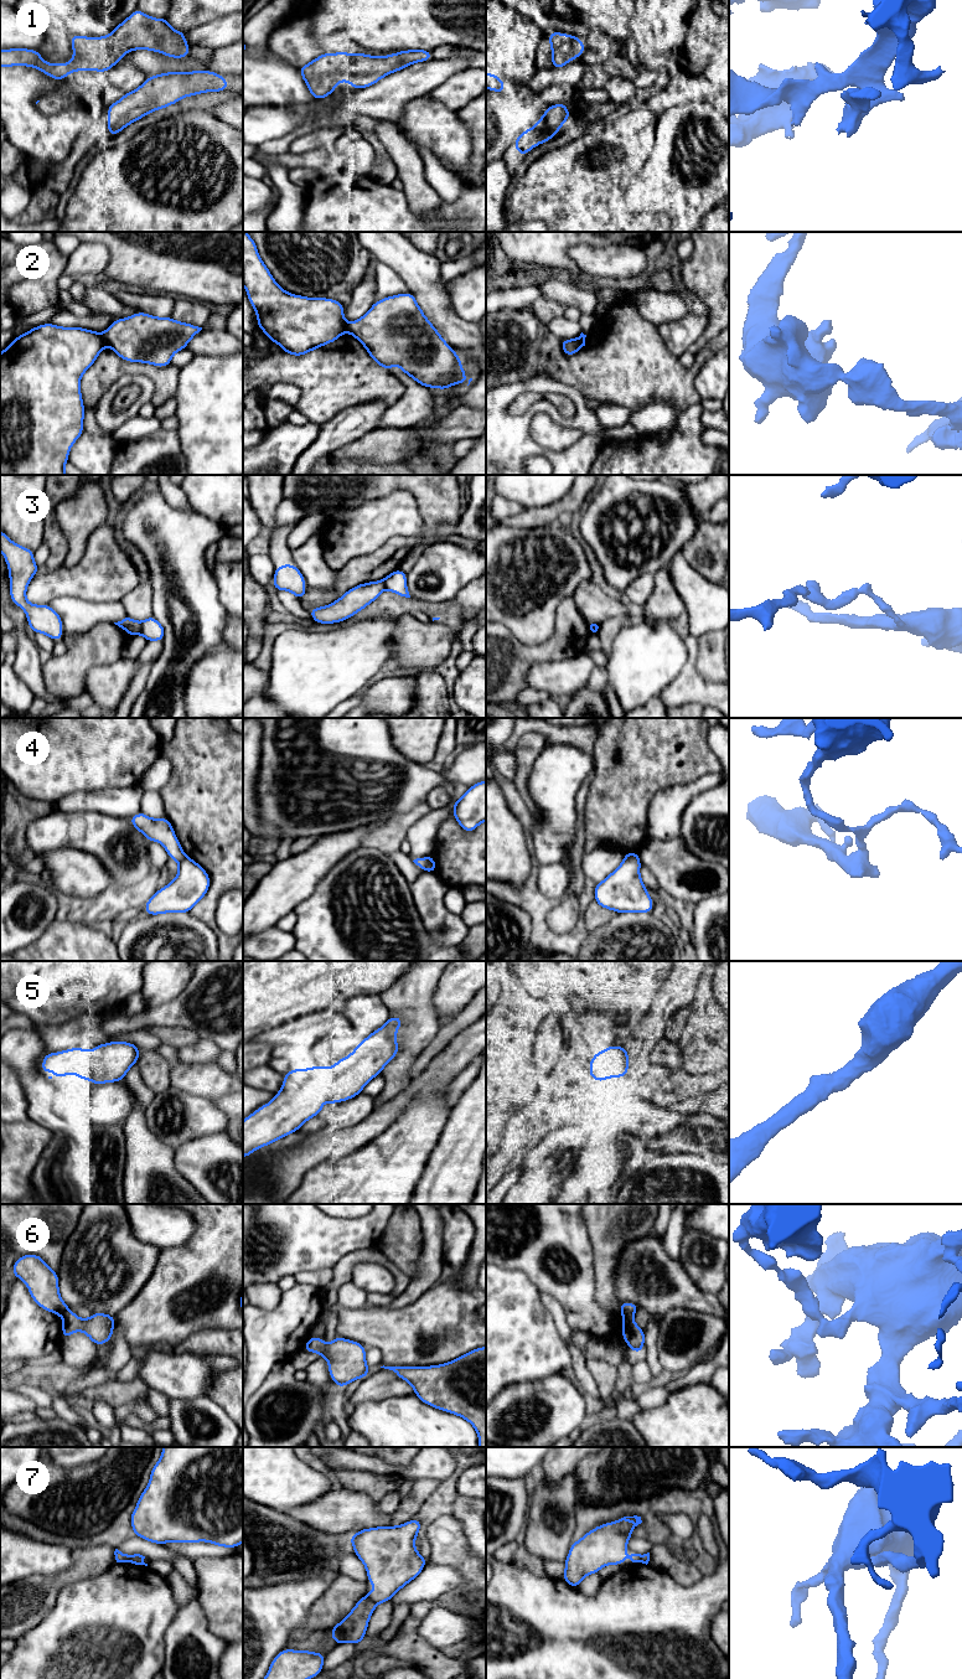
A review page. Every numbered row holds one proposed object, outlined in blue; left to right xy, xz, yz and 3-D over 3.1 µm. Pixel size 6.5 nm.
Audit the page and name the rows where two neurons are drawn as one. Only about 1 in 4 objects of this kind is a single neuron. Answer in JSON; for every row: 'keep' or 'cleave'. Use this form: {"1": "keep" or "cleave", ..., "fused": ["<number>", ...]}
{"1": "keep", "2": "cleave", "3": "cleave", "4": "cleave", "5": "keep", "6": "cleave", "7": "cleave", "fused": ["2", "3", "4", "6", "7"]}

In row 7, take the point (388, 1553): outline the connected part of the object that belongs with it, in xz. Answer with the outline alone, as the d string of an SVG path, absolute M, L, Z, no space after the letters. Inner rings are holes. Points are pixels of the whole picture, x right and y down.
M412 1519L399 1526L362 1529L350 1536L355 1554L366 1566L369 1585L379 1587L366 1591L376 1605L388 1602L426 1565L414 1545L420 1528L421 1522Z

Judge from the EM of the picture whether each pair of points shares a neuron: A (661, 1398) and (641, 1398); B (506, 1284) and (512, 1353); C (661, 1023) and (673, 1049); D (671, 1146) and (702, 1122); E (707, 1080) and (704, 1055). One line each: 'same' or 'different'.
A: same
B: same
C: different
D: same
E: different

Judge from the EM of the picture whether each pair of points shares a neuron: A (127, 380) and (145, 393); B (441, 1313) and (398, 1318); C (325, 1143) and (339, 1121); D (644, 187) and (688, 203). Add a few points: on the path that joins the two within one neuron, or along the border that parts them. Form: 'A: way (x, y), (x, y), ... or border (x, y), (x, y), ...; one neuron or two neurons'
A: way (133, 380), (136, 380), (144, 387); one neuron
B: way (430, 1318), (409, 1318); one neuron
C: border (360, 1122), (348, 1127), (327, 1130); two neurons
D: way (655, 189), (673, 189), (677, 192); one neuron

